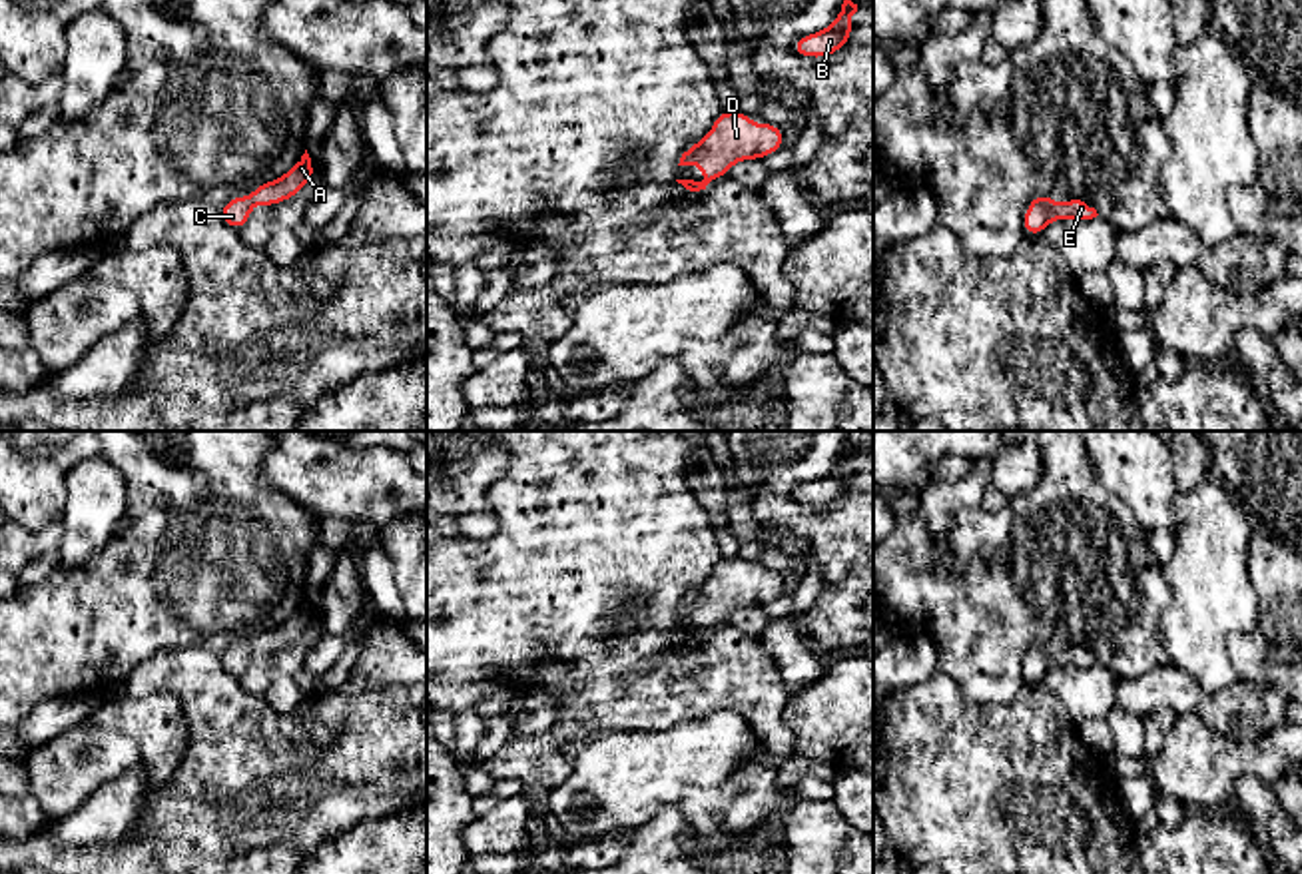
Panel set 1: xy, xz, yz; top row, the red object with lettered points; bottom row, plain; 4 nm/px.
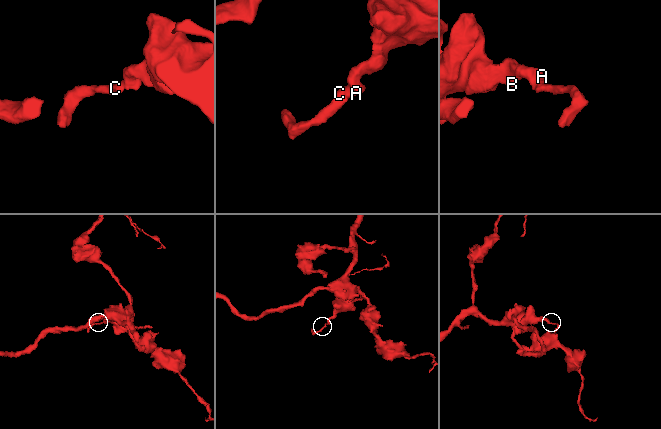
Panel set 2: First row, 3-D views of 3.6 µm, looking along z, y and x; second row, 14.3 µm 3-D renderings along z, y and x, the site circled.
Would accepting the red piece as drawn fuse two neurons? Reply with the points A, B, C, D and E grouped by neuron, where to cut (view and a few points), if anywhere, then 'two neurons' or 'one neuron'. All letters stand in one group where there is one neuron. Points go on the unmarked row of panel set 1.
A B C D E; no cut; one neuron

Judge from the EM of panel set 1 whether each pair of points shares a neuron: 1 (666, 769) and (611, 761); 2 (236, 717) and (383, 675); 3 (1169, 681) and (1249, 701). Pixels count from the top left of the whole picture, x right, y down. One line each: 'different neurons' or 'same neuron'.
1: same neuron
2: same neuron
3: same neuron

